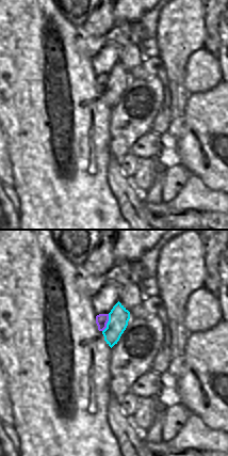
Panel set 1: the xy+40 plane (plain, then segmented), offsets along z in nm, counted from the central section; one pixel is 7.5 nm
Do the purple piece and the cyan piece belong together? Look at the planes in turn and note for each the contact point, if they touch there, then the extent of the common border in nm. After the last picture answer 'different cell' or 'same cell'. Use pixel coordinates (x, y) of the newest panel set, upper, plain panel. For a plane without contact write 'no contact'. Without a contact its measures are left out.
meets purple at (107, 83); contact 140 nm long

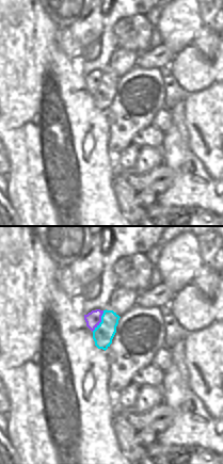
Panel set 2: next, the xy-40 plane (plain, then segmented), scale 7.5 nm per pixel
meets purple at (100, 82); contact 180 nm long

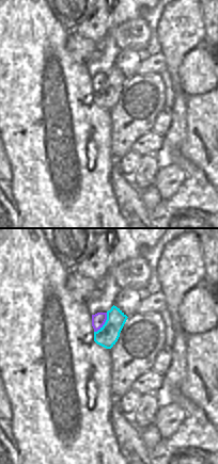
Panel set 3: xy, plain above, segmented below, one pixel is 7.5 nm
meets purple at (104, 84); contact 180 nm long

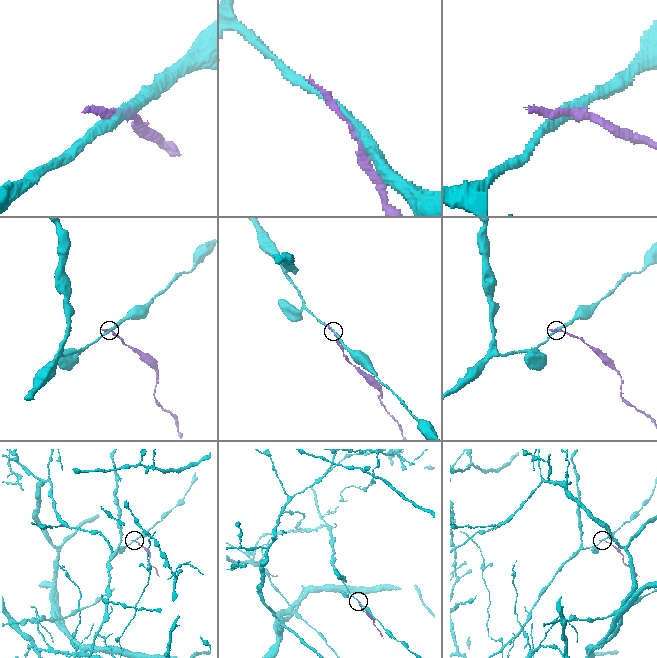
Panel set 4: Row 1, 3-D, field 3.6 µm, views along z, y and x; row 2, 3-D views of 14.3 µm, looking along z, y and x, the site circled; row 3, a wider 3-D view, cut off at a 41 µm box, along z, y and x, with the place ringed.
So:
different cell

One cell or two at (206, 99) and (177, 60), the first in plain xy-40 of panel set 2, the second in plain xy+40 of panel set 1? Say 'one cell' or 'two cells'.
two cells

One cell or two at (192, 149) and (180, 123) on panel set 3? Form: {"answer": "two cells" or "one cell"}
{"answer": "two cells"}

